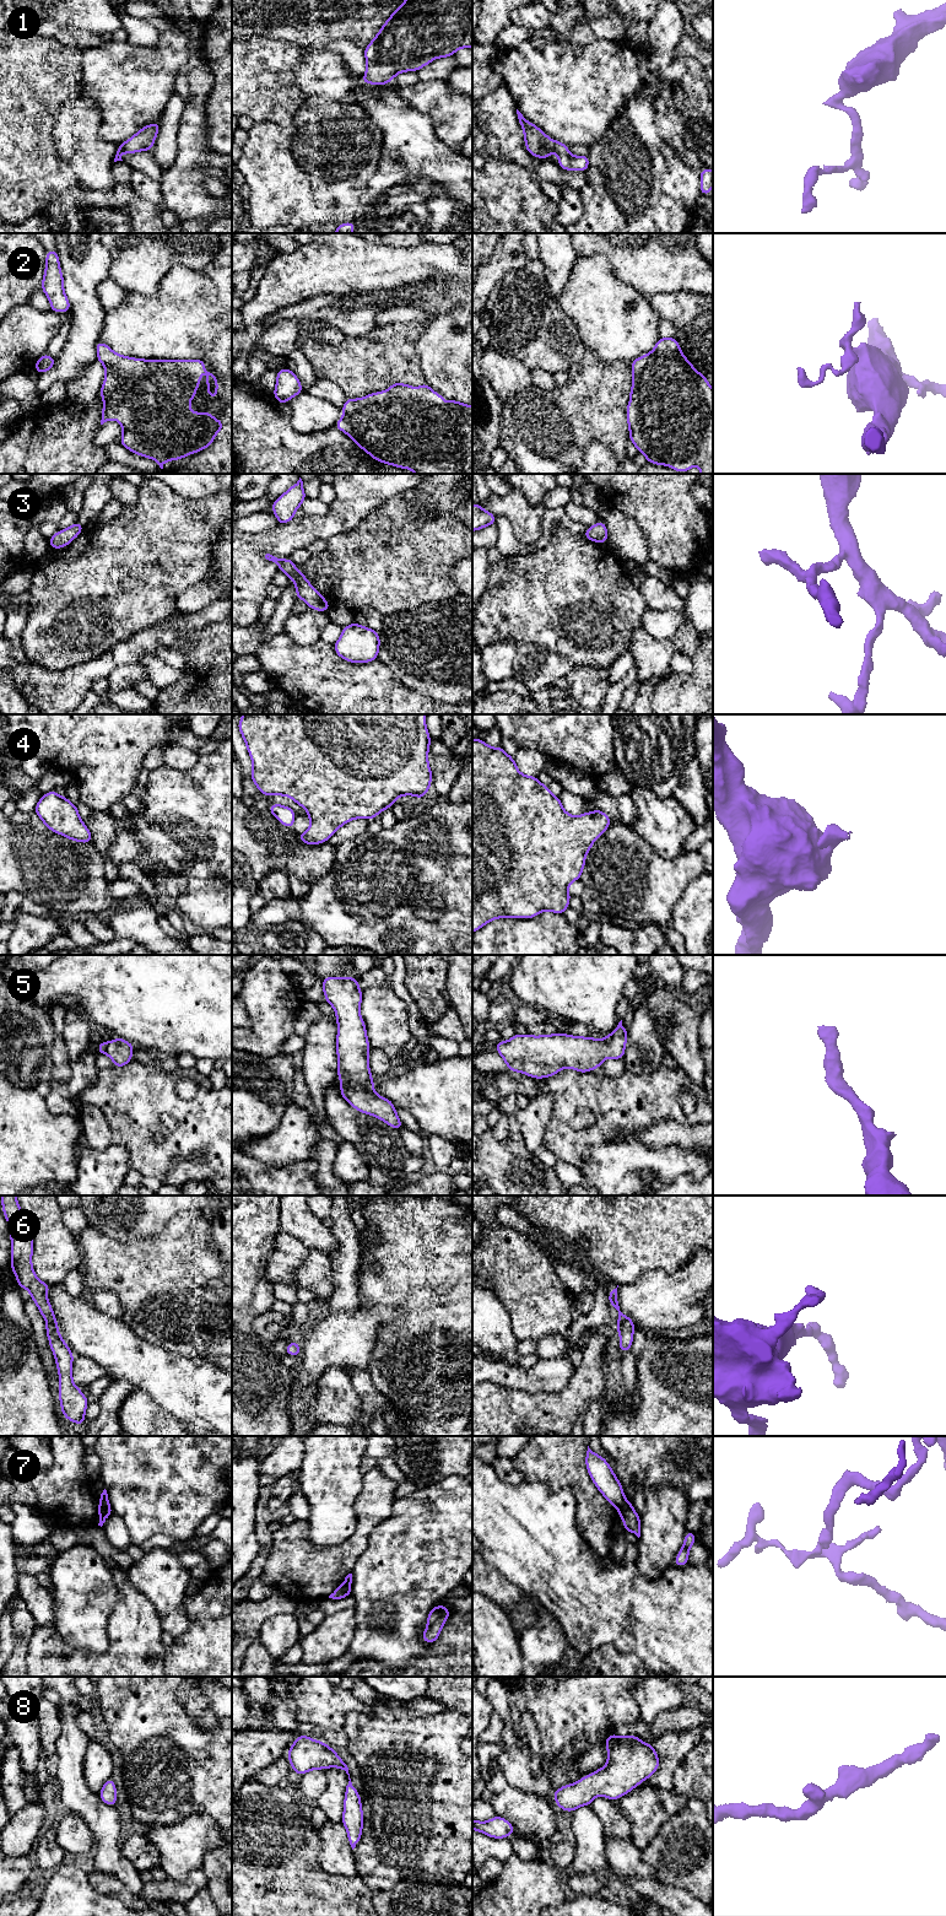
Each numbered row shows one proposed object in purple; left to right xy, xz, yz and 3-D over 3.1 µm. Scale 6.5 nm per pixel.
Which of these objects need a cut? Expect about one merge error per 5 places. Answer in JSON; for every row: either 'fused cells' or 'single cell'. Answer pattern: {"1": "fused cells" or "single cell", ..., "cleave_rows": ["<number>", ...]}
{"1": "single cell", "2": "single cell", "3": "single cell", "4": "single cell", "5": "single cell", "6": "single cell", "7": "fused cells", "8": "single cell", "cleave_rows": ["7"]}

